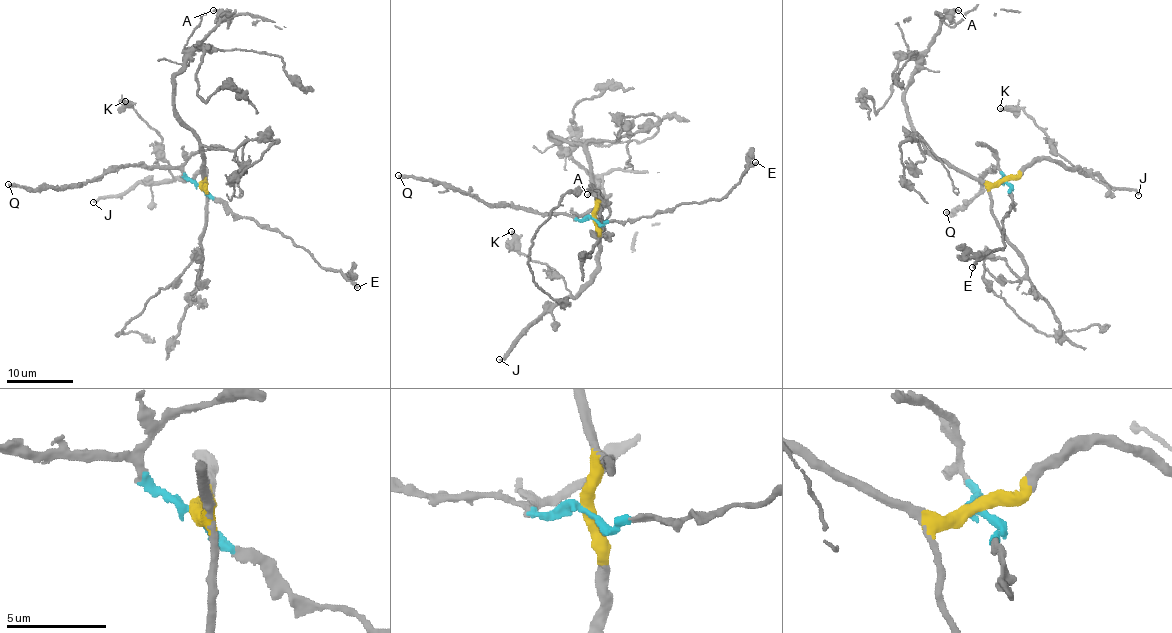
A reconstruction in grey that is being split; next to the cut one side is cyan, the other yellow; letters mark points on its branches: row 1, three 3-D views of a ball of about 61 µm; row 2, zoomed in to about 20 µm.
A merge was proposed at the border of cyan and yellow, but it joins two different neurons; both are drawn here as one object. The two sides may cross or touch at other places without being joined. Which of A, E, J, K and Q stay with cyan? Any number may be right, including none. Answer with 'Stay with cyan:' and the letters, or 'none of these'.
Stay with cyan: E, Q

